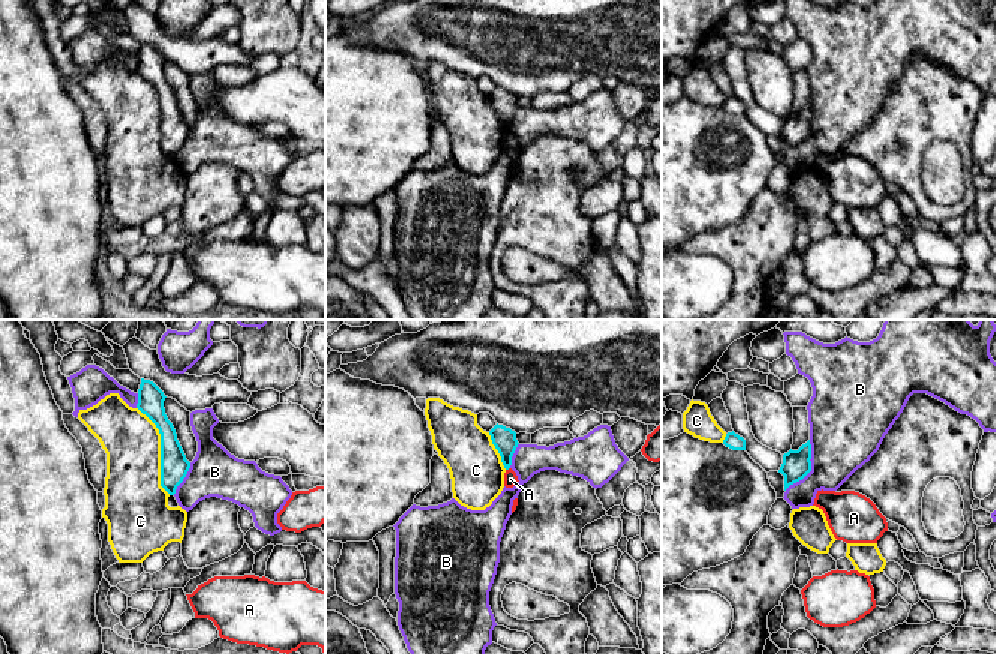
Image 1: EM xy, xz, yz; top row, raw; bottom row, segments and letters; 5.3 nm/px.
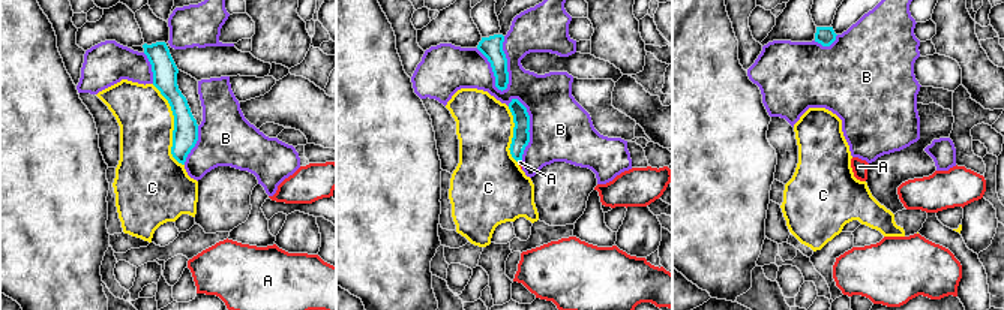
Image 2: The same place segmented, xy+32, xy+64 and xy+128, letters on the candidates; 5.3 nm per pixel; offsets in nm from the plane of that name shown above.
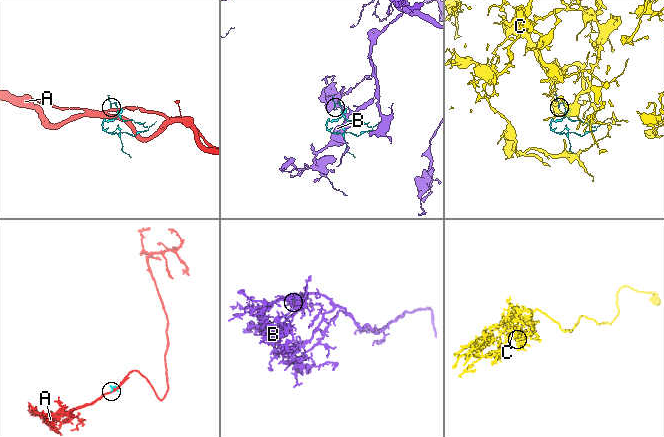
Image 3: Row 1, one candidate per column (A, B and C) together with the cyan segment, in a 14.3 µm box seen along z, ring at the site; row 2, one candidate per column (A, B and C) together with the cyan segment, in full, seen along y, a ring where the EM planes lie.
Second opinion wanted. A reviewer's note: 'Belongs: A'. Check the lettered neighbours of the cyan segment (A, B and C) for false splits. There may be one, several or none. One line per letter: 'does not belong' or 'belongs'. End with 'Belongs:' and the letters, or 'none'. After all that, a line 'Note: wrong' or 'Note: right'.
A: does not belong
B: does not belong
C: does not belong
Belongs: none
Note: wrong

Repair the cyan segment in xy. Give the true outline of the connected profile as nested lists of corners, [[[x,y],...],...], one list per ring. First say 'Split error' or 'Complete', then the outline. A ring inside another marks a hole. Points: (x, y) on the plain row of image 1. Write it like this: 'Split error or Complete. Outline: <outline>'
Complete. Outline: [[[141,42],[136,72],[146,78],[160,98],[160,150],[174,159],[186,141],[190,126],[177,104],[176,93],[164,72],[164,56],[150,44]]]

